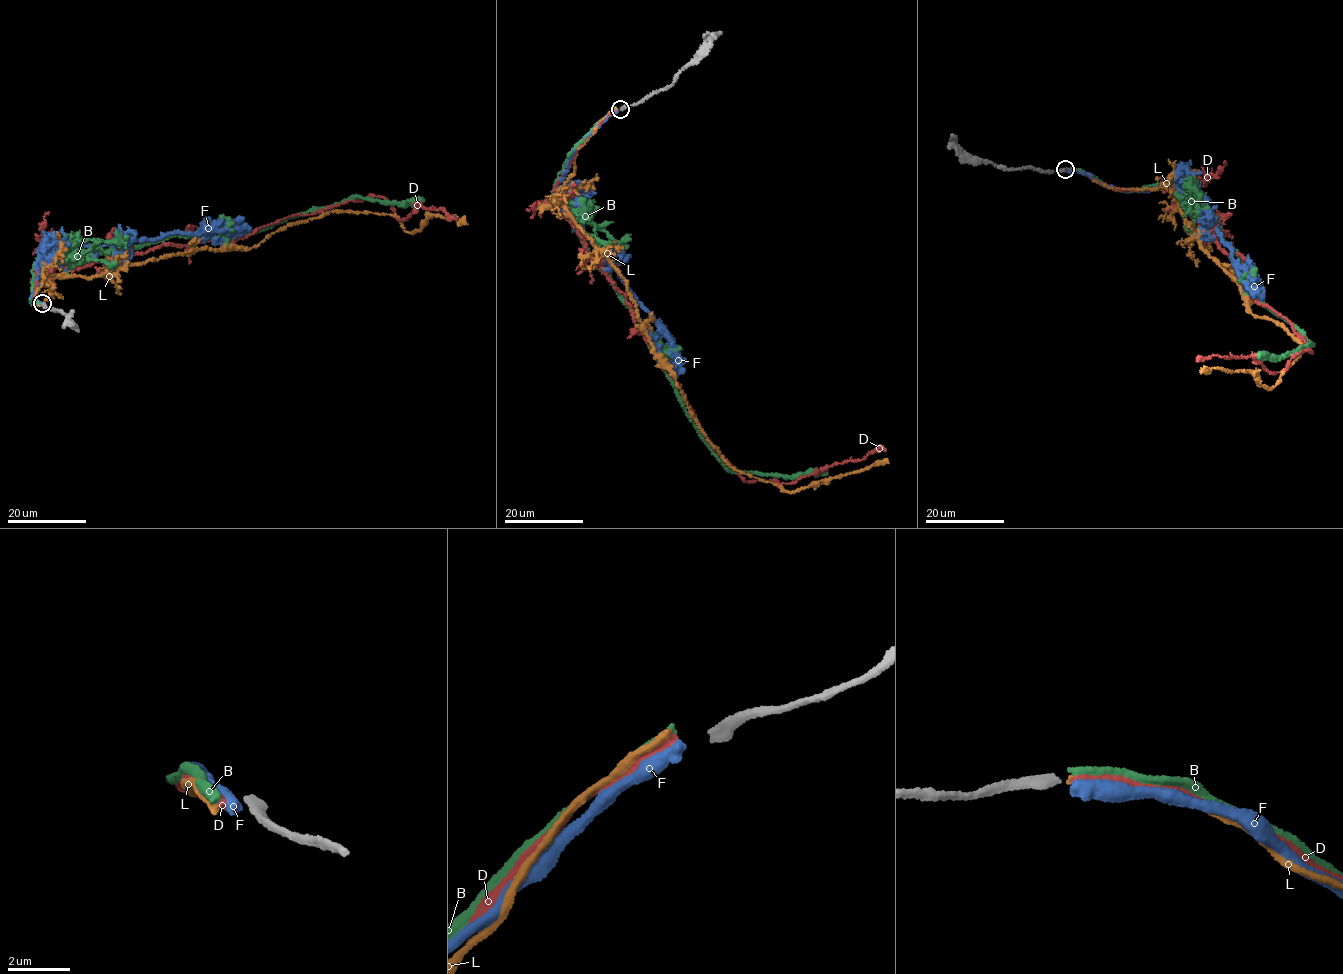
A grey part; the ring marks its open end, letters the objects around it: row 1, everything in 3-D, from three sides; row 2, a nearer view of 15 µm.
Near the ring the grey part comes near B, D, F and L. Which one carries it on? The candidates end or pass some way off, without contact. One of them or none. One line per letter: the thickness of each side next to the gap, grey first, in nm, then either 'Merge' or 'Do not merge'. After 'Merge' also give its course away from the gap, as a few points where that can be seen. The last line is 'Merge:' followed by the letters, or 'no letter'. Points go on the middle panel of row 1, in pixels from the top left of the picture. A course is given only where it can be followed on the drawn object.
B: Thickness 320 nm (grey) against 320 nm. Do not merge
D: Thickness 320 nm (grey) against 320 nm. Do not merge
F: Thickness 320 nm (grey) against 440 nm. Do not merge
L: Thickness 320 nm (grey) against 240 nm. Do not merge
Merge: no letter

